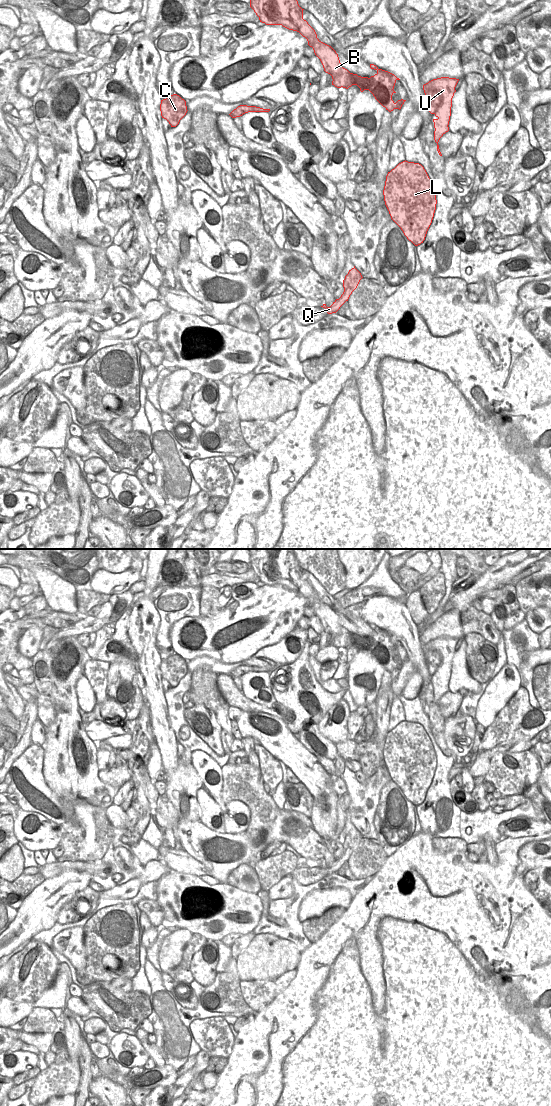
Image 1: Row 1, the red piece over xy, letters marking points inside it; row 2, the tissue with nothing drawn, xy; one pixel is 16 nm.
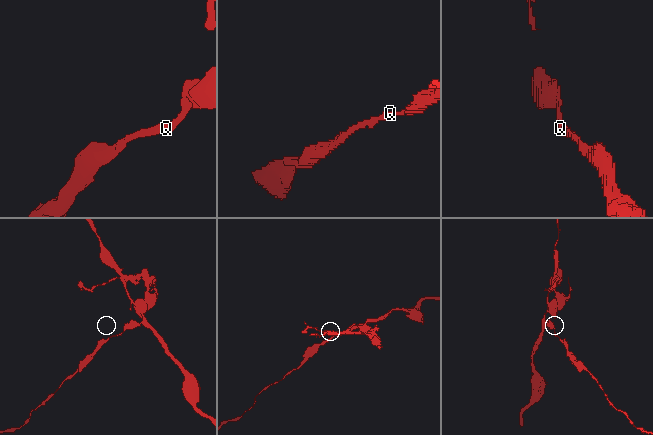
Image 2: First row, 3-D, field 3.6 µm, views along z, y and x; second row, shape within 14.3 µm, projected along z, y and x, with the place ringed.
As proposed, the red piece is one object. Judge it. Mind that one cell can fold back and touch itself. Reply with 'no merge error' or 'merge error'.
merge error

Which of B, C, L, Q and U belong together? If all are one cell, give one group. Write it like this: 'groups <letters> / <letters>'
groups B C L U / Q

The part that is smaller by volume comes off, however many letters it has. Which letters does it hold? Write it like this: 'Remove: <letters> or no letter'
Remove: Q

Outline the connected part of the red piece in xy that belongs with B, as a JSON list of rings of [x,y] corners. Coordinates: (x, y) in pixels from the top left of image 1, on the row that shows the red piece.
[[[250,0],[250,7],[259,17],[260,22],[265,23],[266,25],[282,25],[289,30],[299,32],[303,37],[305,37],[308,41],[308,45],[313,48],[315,55],[320,59],[324,71],[332,76],[332,85],[337,88],[343,87],[346,89],[352,85],[357,85],[361,92],[369,90],[375,99],[389,112],[394,109],[401,109],[406,100],[401,99],[396,103],[392,100],[392,95],[396,93],[393,90],[395,83],[400,79],[388,71],[379,69],[374,64],[370,64],[370,68],[376,70],[377,73],[370,78],[358,76],[357,74],[350,73],[347,69],[343,68],[336,51],[331,46],[321,42],[317,38],[315,30],[306,20],[303,19],[304,9],[299,6],[297,0]]]

